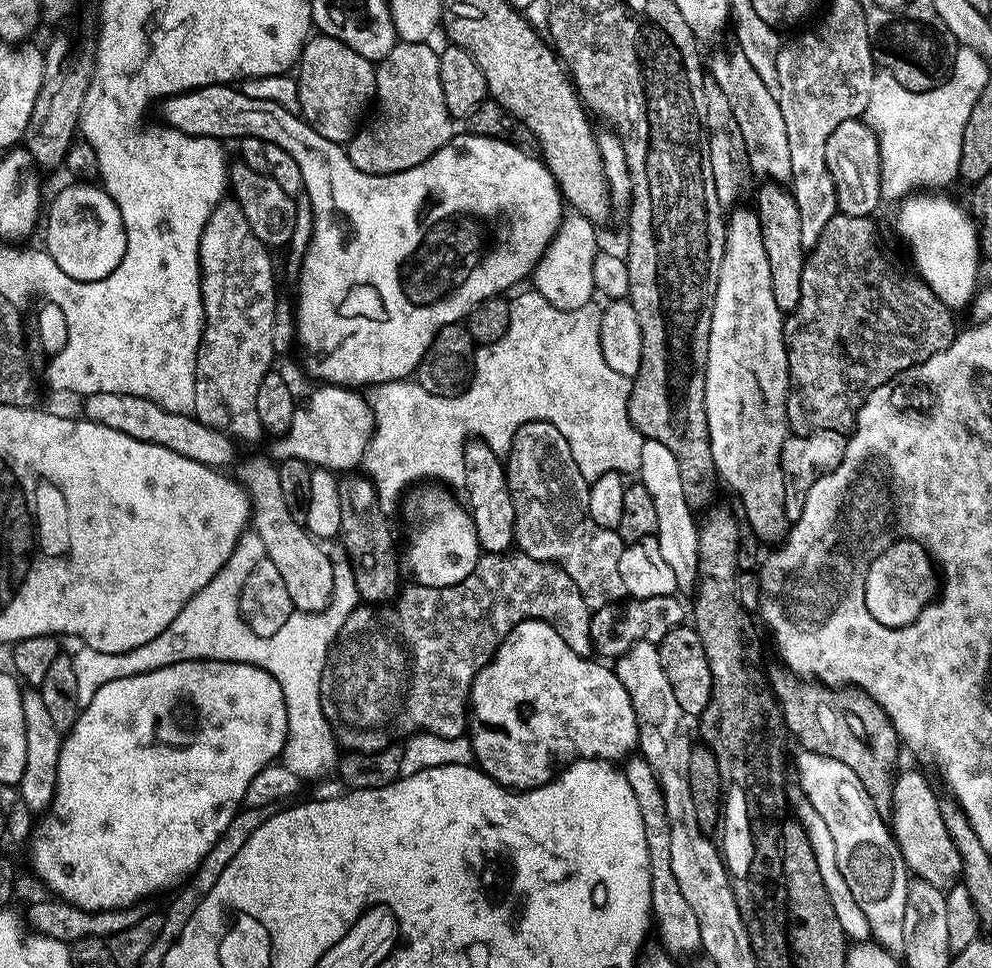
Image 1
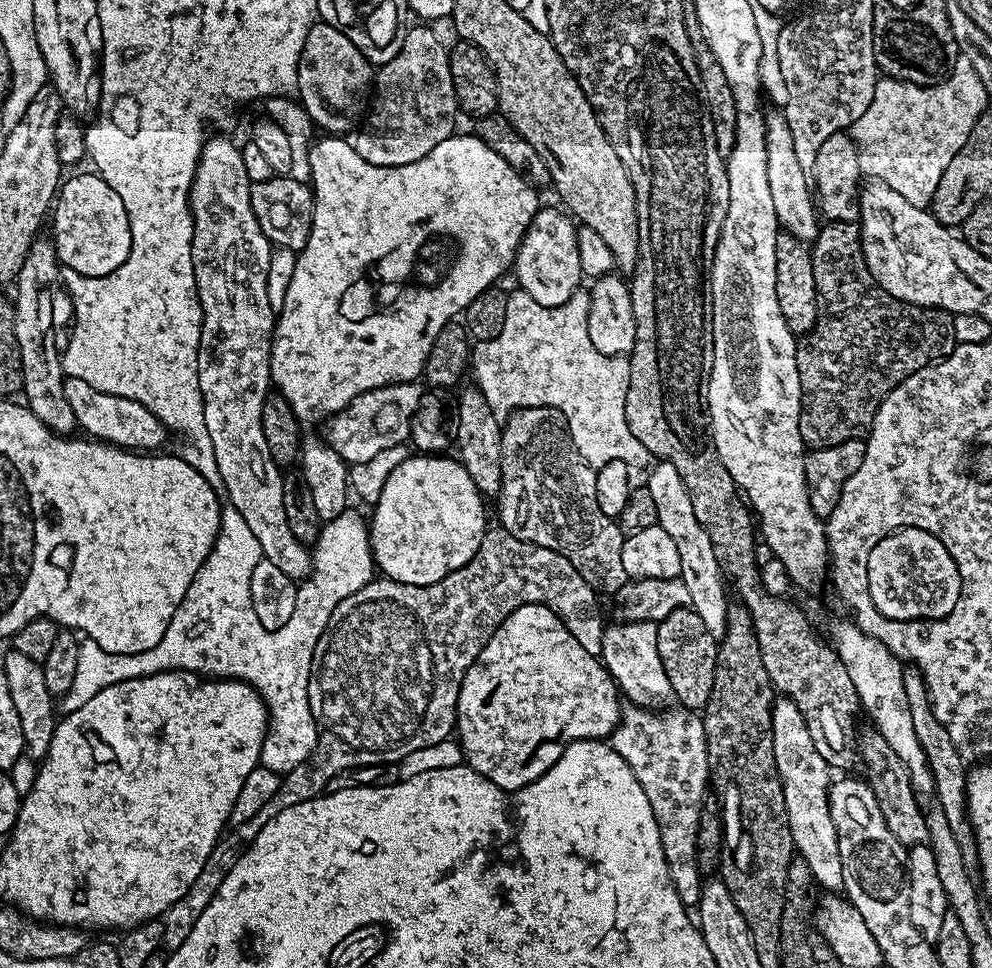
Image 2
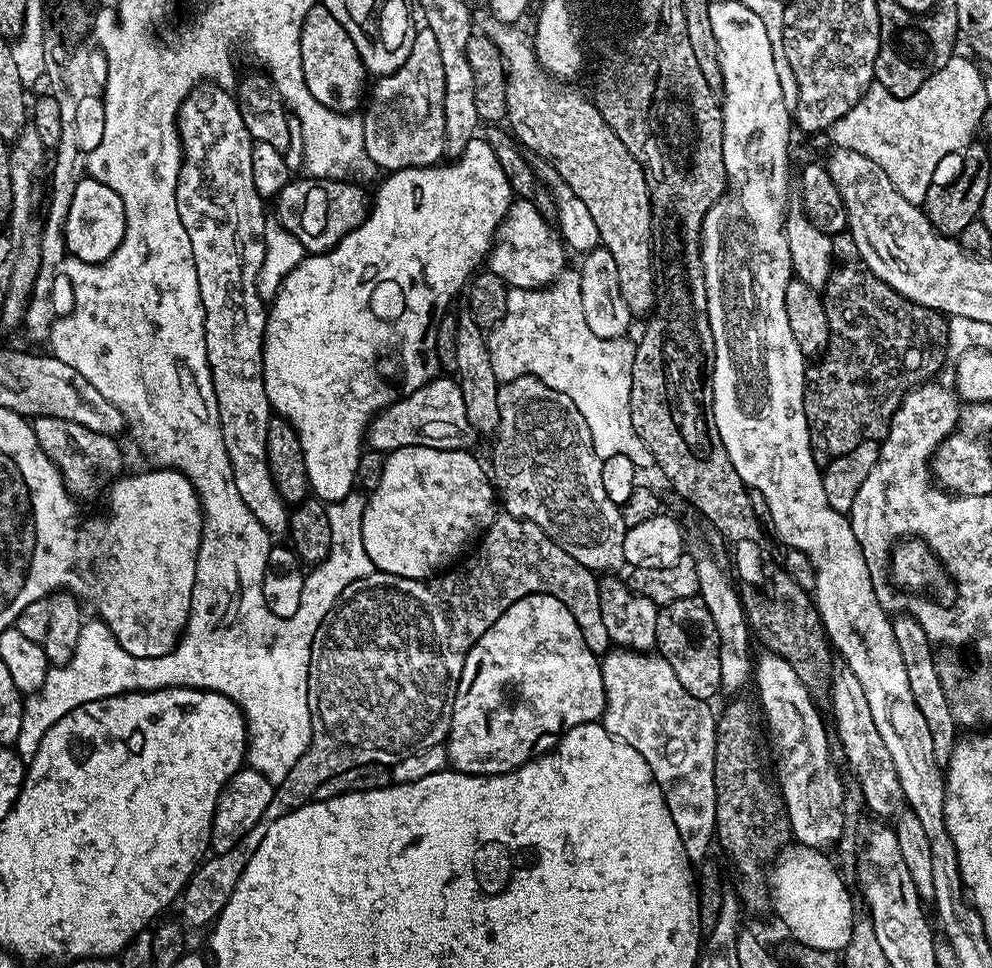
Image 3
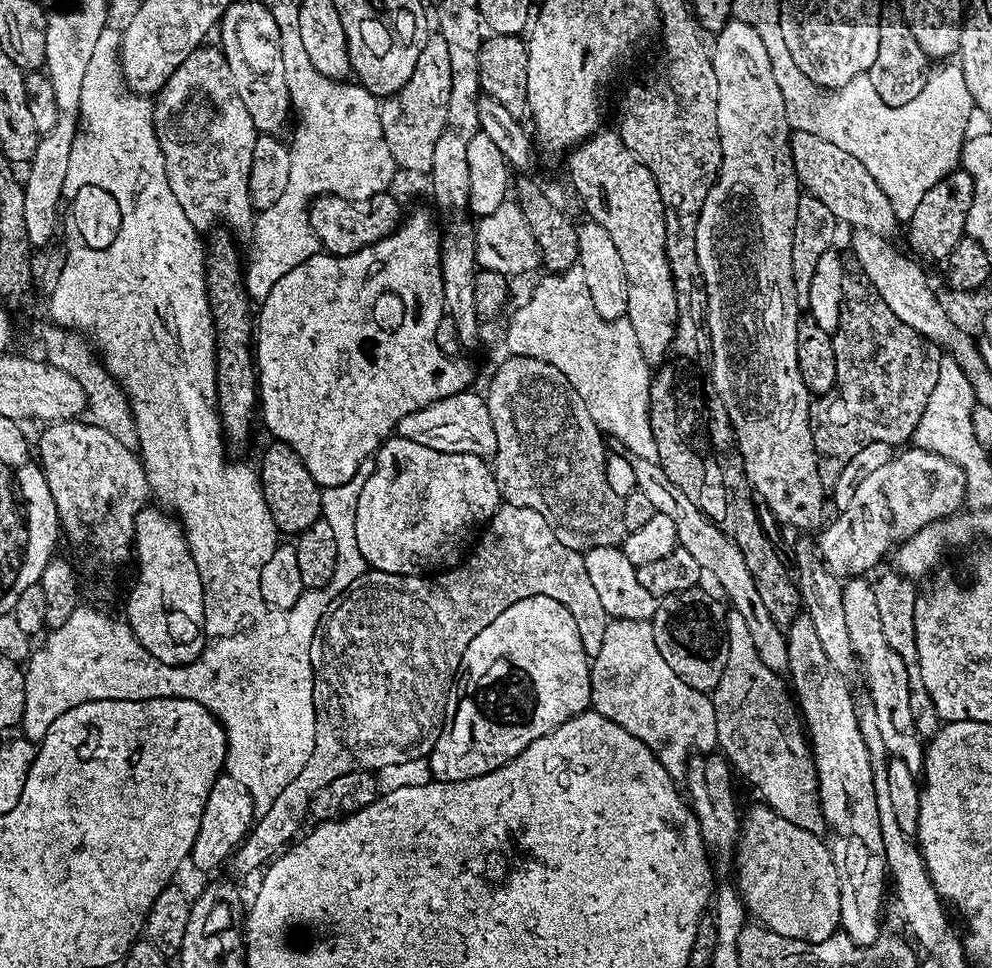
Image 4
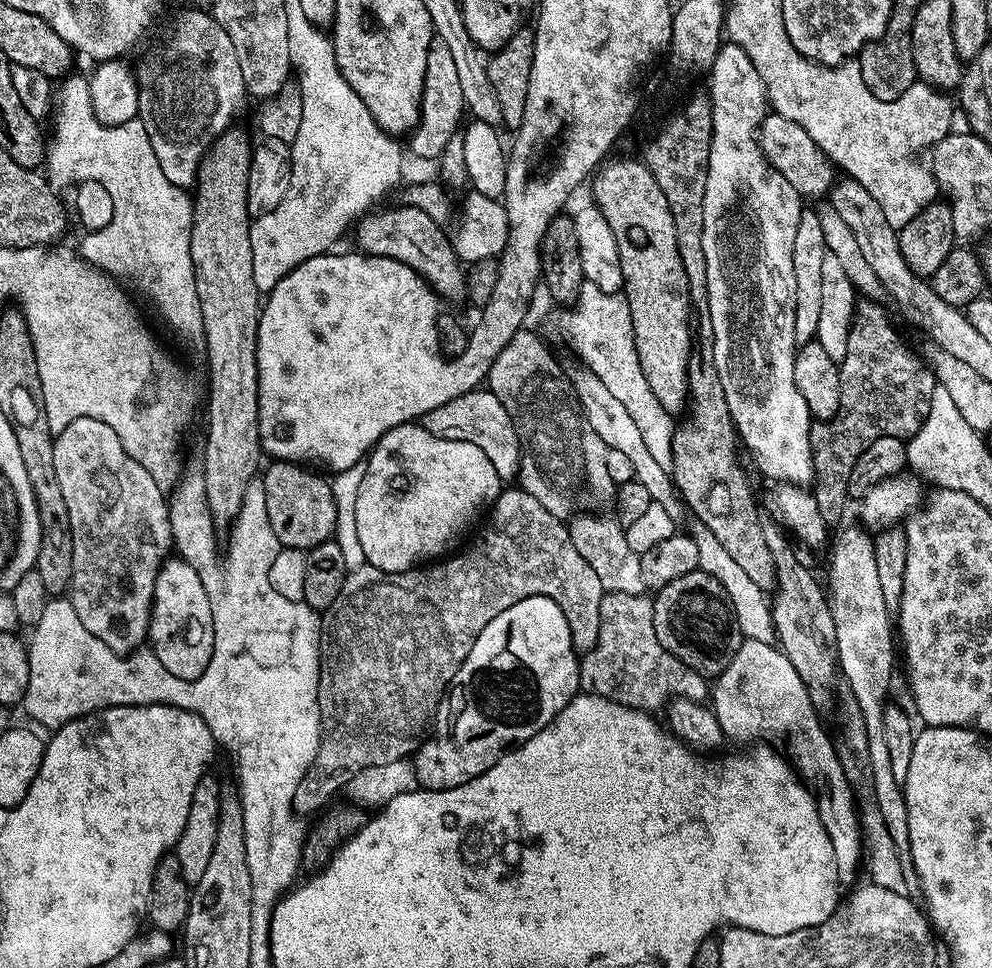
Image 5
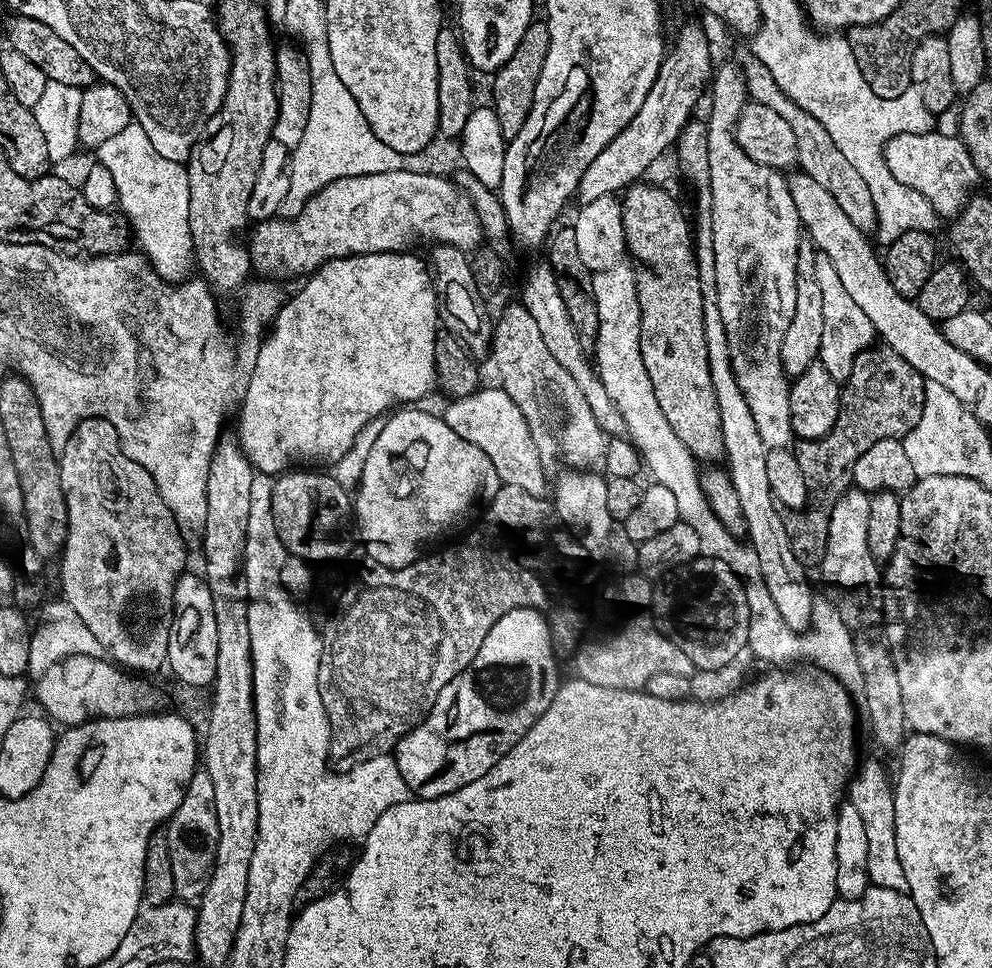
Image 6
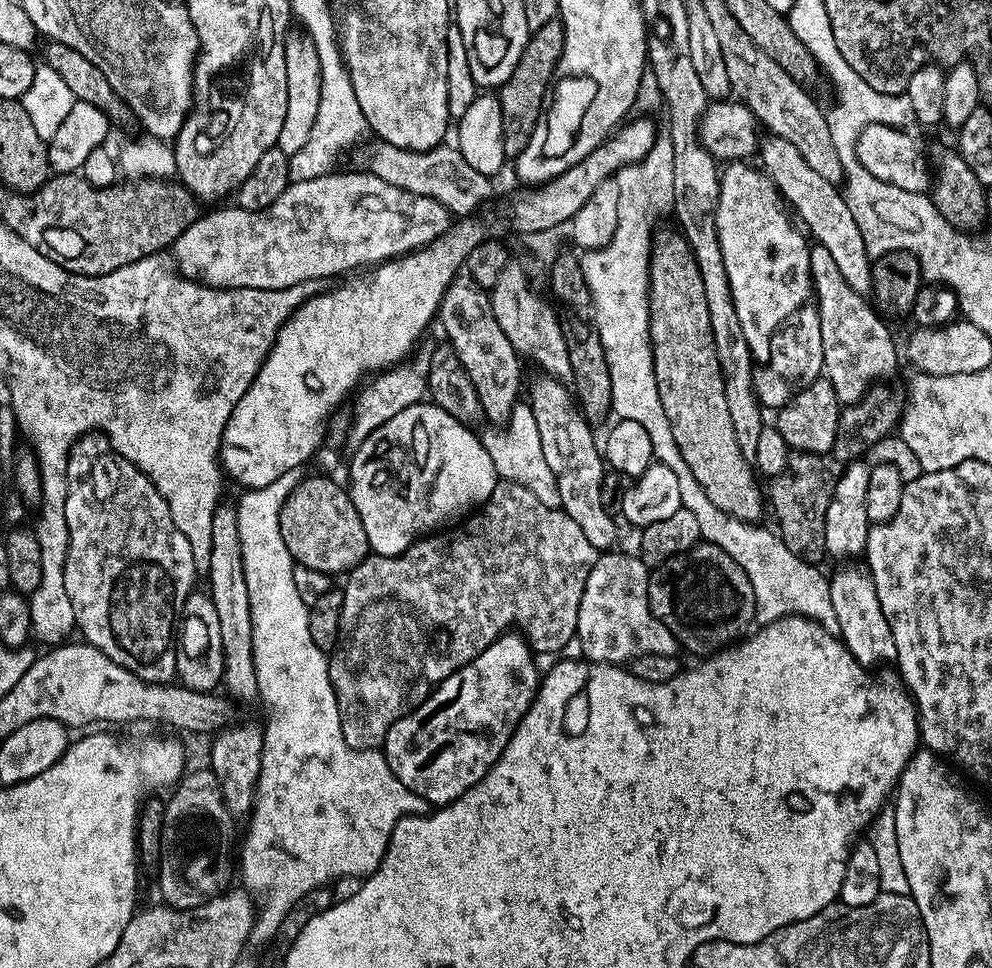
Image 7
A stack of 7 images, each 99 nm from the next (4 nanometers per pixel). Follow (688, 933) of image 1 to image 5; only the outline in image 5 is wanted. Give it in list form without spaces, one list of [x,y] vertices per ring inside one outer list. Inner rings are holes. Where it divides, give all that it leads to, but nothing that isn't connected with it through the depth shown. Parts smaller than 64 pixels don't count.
[[[609,592],[602,598],[602,622],[598,626],[598,642],[594,650],[583,653],[580,660],[580,686],[585,693],[601,696],[607,700],[618,702],[627,708],[636,708],[639,712],[656,714],[673,698],[681,700],[697,700],[704,702],[710,696],[710,684],[690,666],[678,662],[674,654],[670,654],[658,642],[658,634],[654,634],[653,597],[648,594],[618,594]]]

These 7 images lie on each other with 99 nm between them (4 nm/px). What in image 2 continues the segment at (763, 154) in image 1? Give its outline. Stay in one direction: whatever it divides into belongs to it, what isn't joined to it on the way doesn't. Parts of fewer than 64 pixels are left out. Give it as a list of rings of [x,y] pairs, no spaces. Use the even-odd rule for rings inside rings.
[[[769,115],[766,123],[766,182],[770,182],[770,195],[774,201],[776,223],[787,235],[805,242],[812,242],[819,234],[821,225],[818,221],[818,209],[814,194],[810,189],[810,178],[794,155],[794,137],[790,134],[790,126],[783,115]]]

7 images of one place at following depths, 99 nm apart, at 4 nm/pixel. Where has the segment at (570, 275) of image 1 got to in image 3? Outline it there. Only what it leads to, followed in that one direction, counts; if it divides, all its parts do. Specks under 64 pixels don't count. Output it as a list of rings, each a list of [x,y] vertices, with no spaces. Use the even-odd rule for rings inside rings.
[[[520,198],[508,207],[504,221],[500,223],[496,238],[492,242],[492,250],[488,253],[487,267],[494,274],[498,274],[498,278],[502,278],[509,288],[547,288],[552,281],[559,278],[560,273],[566,268],[566,264],[564,264],[566,245],[564,241],[554,231],[549,217],[547,220],[532,204],[535,203],[531,199]]]

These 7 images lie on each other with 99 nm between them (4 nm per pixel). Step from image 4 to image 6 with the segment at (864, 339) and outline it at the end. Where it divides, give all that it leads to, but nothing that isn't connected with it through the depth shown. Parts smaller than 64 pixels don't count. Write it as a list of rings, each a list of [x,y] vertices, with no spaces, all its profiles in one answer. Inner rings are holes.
[[[873,346],[860,352],[854,360],[850,378],[843,381],[840,413],[834,426],[817,440],[797,439],[794,451],[799,469],[806,480],[807,505],[803,510],[783,513],[786,534],[790,534],[790,550],[805,569],[815,569],[826,554],[826,538],[834,502],[853,487],[854,462],[874,446],[874,442],[899,440],[914,430],[922,417],[924,377],[892,348]]]

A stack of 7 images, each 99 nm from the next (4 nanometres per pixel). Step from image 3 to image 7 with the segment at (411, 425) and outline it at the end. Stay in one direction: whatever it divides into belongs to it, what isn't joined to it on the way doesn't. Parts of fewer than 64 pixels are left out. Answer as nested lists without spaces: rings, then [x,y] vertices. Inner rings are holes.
[[[516,403],[503,426],[488,426],[485,432],[479,433],[479,438],[484,443],[486,454],[490,454],[490,462],[494,462],[494,470],[500,480],[526,486],[542,506],[560,508],[558,482],[554,478],[554,470],[546,466],[546,457],[542,455],[542,437],[538,434],[538,422],[534,422],[531,403]]]

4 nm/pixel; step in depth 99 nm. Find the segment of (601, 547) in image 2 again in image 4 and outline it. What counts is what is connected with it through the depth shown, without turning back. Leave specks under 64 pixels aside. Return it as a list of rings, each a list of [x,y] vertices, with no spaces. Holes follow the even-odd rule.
[[[532,356],[507,359],[497,366],[486,391],[496,435],[494,471],[501,501],[538,510],[540,519],[546,521],[550,530],[554,530],[558,542],[575,552],[583,553],[594,546],[619,545],[626,535],[622,522],[624,502],[607,486],[604,473],[605,437],[600,425],[590,414],[586,402],[578,398],[568,379],[553,364],[535,360]]]

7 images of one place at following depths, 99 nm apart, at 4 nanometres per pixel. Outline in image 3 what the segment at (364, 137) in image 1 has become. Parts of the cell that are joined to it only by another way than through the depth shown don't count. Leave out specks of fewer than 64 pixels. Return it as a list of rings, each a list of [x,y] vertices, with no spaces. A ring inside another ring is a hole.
[[[421,27],[421,32],[411,37],[406,62],[402,62],[398,70],[379,77],[375,83],[373,88],[371,85],[362,112],[364,149],[373,165],[377,169],[380,167],[388,172],[397,172],[403,168],[427,168],[429,164],[437,163],[443,157],[440,155],[446,152],[446,78],[438,38],[434,38],[428,27]]]

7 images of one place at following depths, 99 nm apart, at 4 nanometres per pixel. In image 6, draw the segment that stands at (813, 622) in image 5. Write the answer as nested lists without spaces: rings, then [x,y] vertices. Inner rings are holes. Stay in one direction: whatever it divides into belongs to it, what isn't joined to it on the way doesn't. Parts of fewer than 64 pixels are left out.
[[[692,118],[681,130],[674,145],[676,164],[684,171],[684,176],[696,187],[696,220],[694,216],[694,247],[698,278],[702,286],[702,326],[706,330],[706,354],[710,362],[710,378],[714,386],[714,394],[718,398],[718,414],[722,418],[722,442],[724,443],[724,460],[726,471],[734,482],[734,491],[738,494],[738,503],[742,506],[743,527],[748,528],[747,539],[755,550],[760,563],[760,573],[766,582],[768,593],[778,606],[782,618],[794,630],[804,630],[812,623],[812,602],[814,593],[808,585],[809,573],[804,565],[794,558],[794,550],[790,550],[790,534],[786,534],[786,526],[781,509],[773,499],[769,479],[766,478],[766,458],[769,449],[762,442],[762,434],[758,434],[758,426],[754,422],[754,414],[750,414],[750,406],[738,386],[738,378],[734,378],[734,370],[730,362],[730,346],[726,342],[726,326],[722,326],[722,313],[718,311],[718,290],[714,278],[714,234],[712,233],[712,191],[710,190],[710,154],[708,153],[708,126],[703,119]]]

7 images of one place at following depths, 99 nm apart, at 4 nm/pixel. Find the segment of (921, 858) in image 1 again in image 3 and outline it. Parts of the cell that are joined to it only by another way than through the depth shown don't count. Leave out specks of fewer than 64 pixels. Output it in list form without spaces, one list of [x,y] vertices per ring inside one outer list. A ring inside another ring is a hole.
[[[838,660],[833,663],[828,686],[836,732],[844,748],[846,760],[856,776],[855,783],[865,807],[869,807],[878,816],[895,817],[905,807],[902,784],[894,761],[891,760],[890,750],[886,749],[882,734],[878,733],[878,726],[871,717],[871,709],[859,679],[845,662]]]

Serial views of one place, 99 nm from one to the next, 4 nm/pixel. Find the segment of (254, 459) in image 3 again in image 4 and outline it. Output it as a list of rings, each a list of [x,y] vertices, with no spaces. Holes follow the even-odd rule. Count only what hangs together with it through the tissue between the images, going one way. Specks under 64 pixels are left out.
[[[208,47],[196,48],[194,54],[190,54],[190,58],[186,58],[186,62],[182,62],[178,70],[170,74],[152,105],[152,125],[166,162],[170,190],[174,190],[178,206],[182,206],[182,214],[190,218],[190,226],[194,226],[200,234],[211,233],[217,226],[237,230],[247,229],[251,225],[254,209],[250,202],[248,179],[250,158],[254,154],[254,142],[258,135],[246,106],[242,106],[242,98],[238,98],[238,90],[234,90],[228,59],[219,47]]]

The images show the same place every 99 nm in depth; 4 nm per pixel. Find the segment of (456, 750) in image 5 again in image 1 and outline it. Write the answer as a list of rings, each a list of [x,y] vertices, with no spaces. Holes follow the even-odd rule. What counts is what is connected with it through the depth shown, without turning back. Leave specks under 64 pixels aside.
[[[523,620],[518,622],[506,634],[506,638],[498,646],[498,650],[492,655],[492,660],[483,670],[479,672],[472,683],[472,695],[470,697],[470,739],[472,742],[472,755],[481,772],[496,780],[506,790],[527,790],[529,788],[540,788],[548,784],[557,775],[558,769],[563,770],[573,760],[607,760],[609,762],[620,762],[629,755],[628,751],[635,749],[640,743],[640,727],[634,714],[634,706],[630,702],[630,694],[626,694],[626,686],[616,676],[611,667],[608,668],[596,658],[579,656],[568,645],[565,633],[560,632],[548,620]]]

